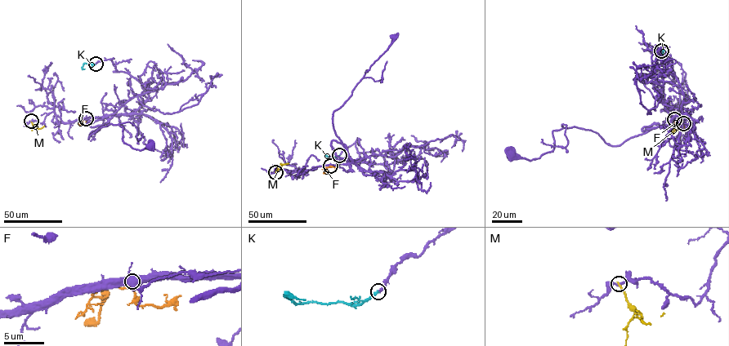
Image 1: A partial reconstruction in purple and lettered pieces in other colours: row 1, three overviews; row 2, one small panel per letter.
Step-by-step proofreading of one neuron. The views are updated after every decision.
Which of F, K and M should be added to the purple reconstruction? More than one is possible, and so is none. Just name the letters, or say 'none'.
F, K

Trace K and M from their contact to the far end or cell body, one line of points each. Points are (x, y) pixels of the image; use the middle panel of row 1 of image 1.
K: (339, 155), (325, 156), (328, 157)
M: (275, 172), (281, 164), (288, 163)

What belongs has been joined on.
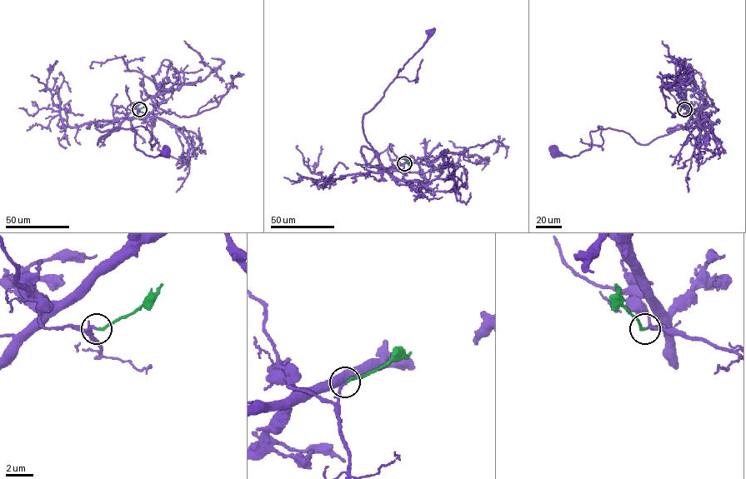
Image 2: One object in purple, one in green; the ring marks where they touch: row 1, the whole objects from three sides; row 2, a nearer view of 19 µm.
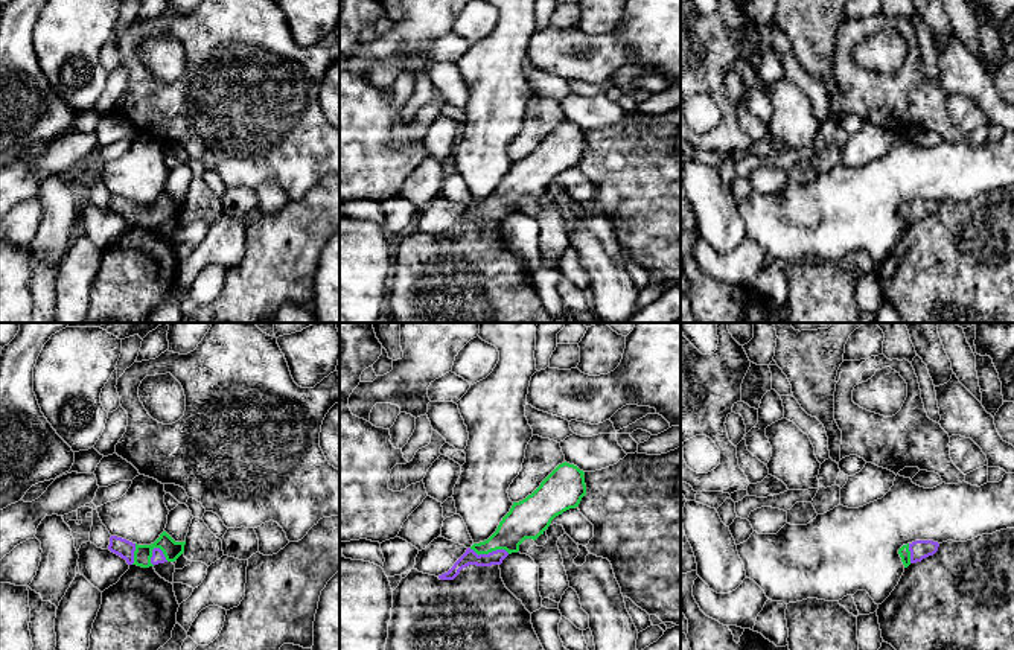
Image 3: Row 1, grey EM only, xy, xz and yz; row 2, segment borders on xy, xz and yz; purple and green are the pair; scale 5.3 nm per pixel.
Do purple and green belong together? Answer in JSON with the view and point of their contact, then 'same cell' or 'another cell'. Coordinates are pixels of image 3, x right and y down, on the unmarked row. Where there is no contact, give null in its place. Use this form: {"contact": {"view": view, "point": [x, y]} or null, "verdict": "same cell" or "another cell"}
{"contact": {"view": "xz", "point": [489, 212]}, "verdict": "same cell"}

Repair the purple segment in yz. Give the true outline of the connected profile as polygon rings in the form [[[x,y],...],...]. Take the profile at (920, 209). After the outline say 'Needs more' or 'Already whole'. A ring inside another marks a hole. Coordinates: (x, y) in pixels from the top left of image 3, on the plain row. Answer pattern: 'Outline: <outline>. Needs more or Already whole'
Outline: [[[915,199],[912,202],[903,204],[898,209],[904,227],[910,222],[921,221],[923,218],[933,215],[938,210],[939,202],[933,199]]]. Needs more

